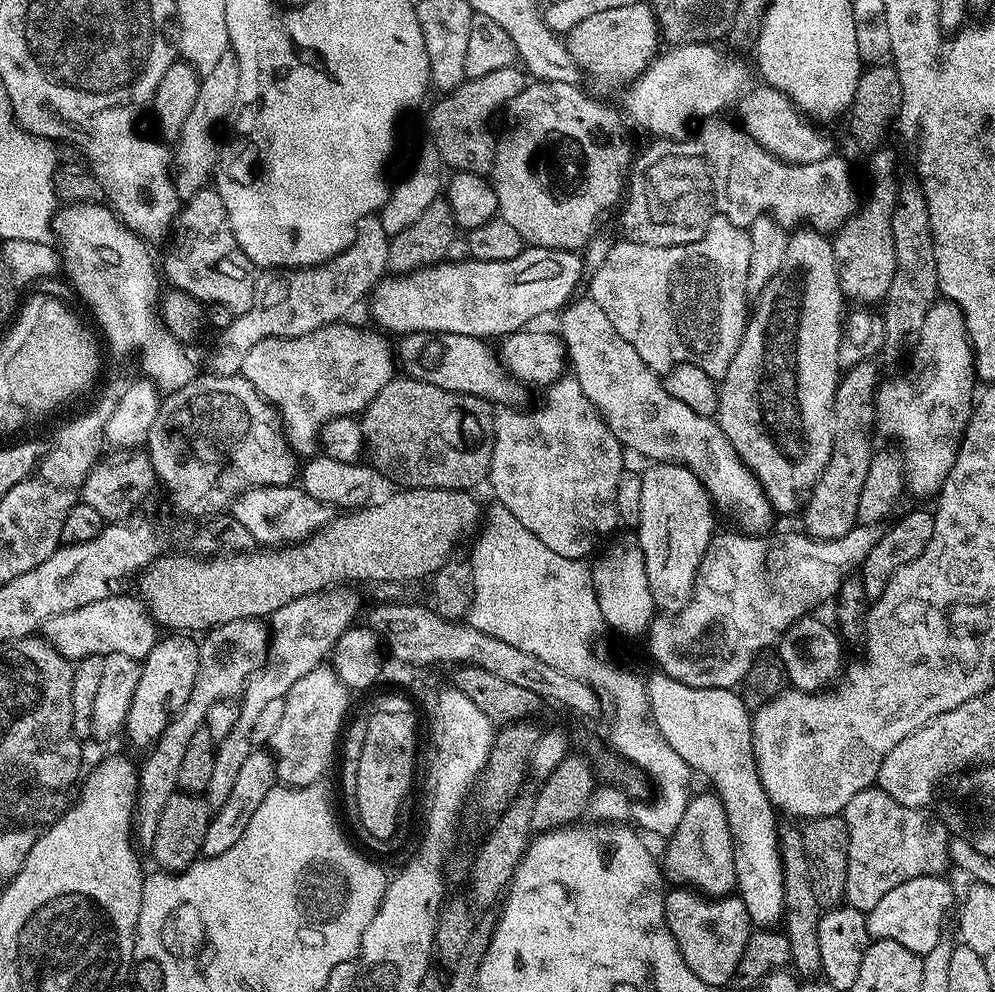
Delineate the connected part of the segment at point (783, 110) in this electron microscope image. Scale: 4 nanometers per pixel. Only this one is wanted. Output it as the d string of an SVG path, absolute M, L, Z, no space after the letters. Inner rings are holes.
M767 86L752 88L740 100L740 117L738 123L758 146L766 149L771 156L785 160L787 164L809 164L822 162L830 155L828 140L819 132L815 123L809 122L799 108L783 92ZM808 123L808 124L807 124ZM816 127L816 128L815 128Z

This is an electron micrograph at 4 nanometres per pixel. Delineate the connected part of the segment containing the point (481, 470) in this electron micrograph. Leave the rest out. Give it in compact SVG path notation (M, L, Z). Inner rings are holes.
M407 374L397 375L370 401L359 421L364 433L364 447L372 455L370 464L381 477L393 480L396 486L410 488L455 488L475 489L475 484L484 484L488 479L494 434L494 408L489 401L479 400L470 394L458 394L442 390L442 386L430 386L430 382L414 380Z

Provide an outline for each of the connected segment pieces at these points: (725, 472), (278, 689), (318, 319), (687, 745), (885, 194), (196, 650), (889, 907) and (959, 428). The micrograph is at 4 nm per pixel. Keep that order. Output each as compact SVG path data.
M590 296L575 299L569 303L560 314L560 328L558 332L563 340L570 368L574 370L578 386L583 399L590 401L600 411L611 432L618 437L621 445L646 457L652 462L682 463L704 483L708 495L712 497L713 505L720 508L728 516L733 516L739 527L744 530L764 530L768 519L774 516L772 505L769 504L764 488L757 476L743 462L741 456L726 437L719 421L713 417L696 414L690 406L683 405L678 398L665 389L663 379L659 373L653 371L646 362L639 357L634 346L618 334L614 324L610 322L606 312L602 310Z
M333 586L323 592L294 598L294 602L286 602L286 606L279 608L270 618L268 657L244 687L242 699L238 704L238 722L234 724L234 730L224 740L219 741L214 758L214 771L210 783L202 793L209 808L221 808L226 798L230 798L230 790L234 790L238 770L242 770L242 762L246 762L246 758L254 750L254 722L258 722L258 714L262 714L266 702L283 700L288 695L290 686L298 682L298 678L310 674L310 670L321 667L331 657L332 648L338 638L342 638L347 628L353 627L355 620L352 619L360 608L360 600L346 589L344 586Z
M373 214L360 221L356 230L356 241L345 252L339 252L333 260L327 260L325 264L313 264L307 268L273 268L257 271L254 302L250 302L250 310L246 310L241 316L233 316L230 326L219 329L217 336L220 337L216 340L216 353L212 356L211 371L218 376L235 376L240 372L240 364L244 361L244 355L250 350L250 346L262 342L267 336L301 336L327 324L343 321L347 317L344 315L385 279L389 271L389 239L379 215Z
M655 674L656 676L647 677L646 687L648 690L648 706L652 723L655 724L657 730L662 734L662 738L672 747L674 754L678 754L678 758L682 758L688 763L688 767L693 773L709 776L712 779L714 794L722 802L722 806L726 810L726 818L730 822L730 834L734 842L734 870L736 871L735 891L740 897L740 901L746 906L746 910L750 914L753 925L756 926L776 926L781 923L784 915L784 867L782 866L782 858L780 857L780 833L778 831L777 809L773 808L772 800L766 794L766 790L760 781L760 774L756 766L756 748L752 738L752 717L753 713L744 705L744 699L740 697L739 691L730 688L695 688L694 686L686 686L682 682L678 682L674 678L663 674Z
M876 150L871 153L868 168L872 171L872 200L864 203L831 237L836 267L840 269L840 289L845 297L857 300L860 306L876 306L885 299L895 268L894 238L891 218L897 201L898 167L892 152Z
M164 634L159 637L142 662L138 690L134 690L134 702L130 702L130 714L126 736L136 744L151 745L164 733L176 713L186 706L194 690L200 665L200 645L188 634Z
M923 876L922 878L910 878L910 882L902 882L902 886L894 886L894 890L889 890L885 896L874 906L874 910L867 912L868 934L872 940L889 940L899 942L901 946L906 946L914 954L922 958L934 946L942 943L942 928L944 918L952 908L952 888L947 884L944 876Z
M943 298L937 299L932 308L925 316L925 321L922 324L919 335L914 341L914 349L912 352L912 365L909 366L908 372L904 372L901 376L896 376L893 380L888 380L879 385L876 389L876 422L875 427L881 428L888 436L893 436L894 439L900 443L899 455L902 457L902 473L907 491L913 492L916 496L935 497L940 491L940 487L946 482L946 474L950 474L950 466L954 466L954 458L960 449L960 443L964 437L964 431L968 425L968 420L972 417L972 409L974 407L974 392L972 396L972 387L978 384L978 377L976 375L976 367L973 364L972 341L968 339L968 331L964 325L964 315L961 314L960 308L957 304L953 304L950 300Z

